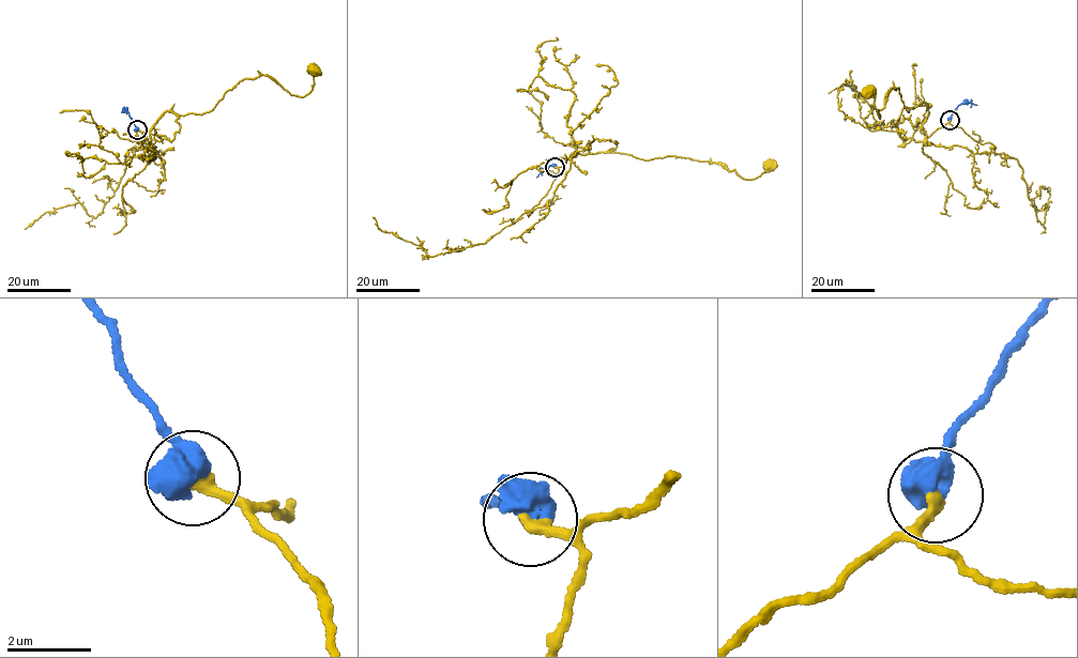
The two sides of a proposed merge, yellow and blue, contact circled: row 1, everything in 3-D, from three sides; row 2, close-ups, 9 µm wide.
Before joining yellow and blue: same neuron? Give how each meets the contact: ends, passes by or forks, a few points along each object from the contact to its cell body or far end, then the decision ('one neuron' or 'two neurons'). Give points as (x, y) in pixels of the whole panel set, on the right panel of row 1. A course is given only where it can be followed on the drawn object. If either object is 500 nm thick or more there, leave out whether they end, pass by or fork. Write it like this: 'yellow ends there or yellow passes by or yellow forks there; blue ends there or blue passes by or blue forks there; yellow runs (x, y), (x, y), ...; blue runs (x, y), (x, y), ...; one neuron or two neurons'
yellow runs (950, 120), (925, 137), (925, 103), (908, 112), (893, 87), (879, 118), (869, 91); blue runs (950, 120), (961, 103), (976, 105); one neuron

